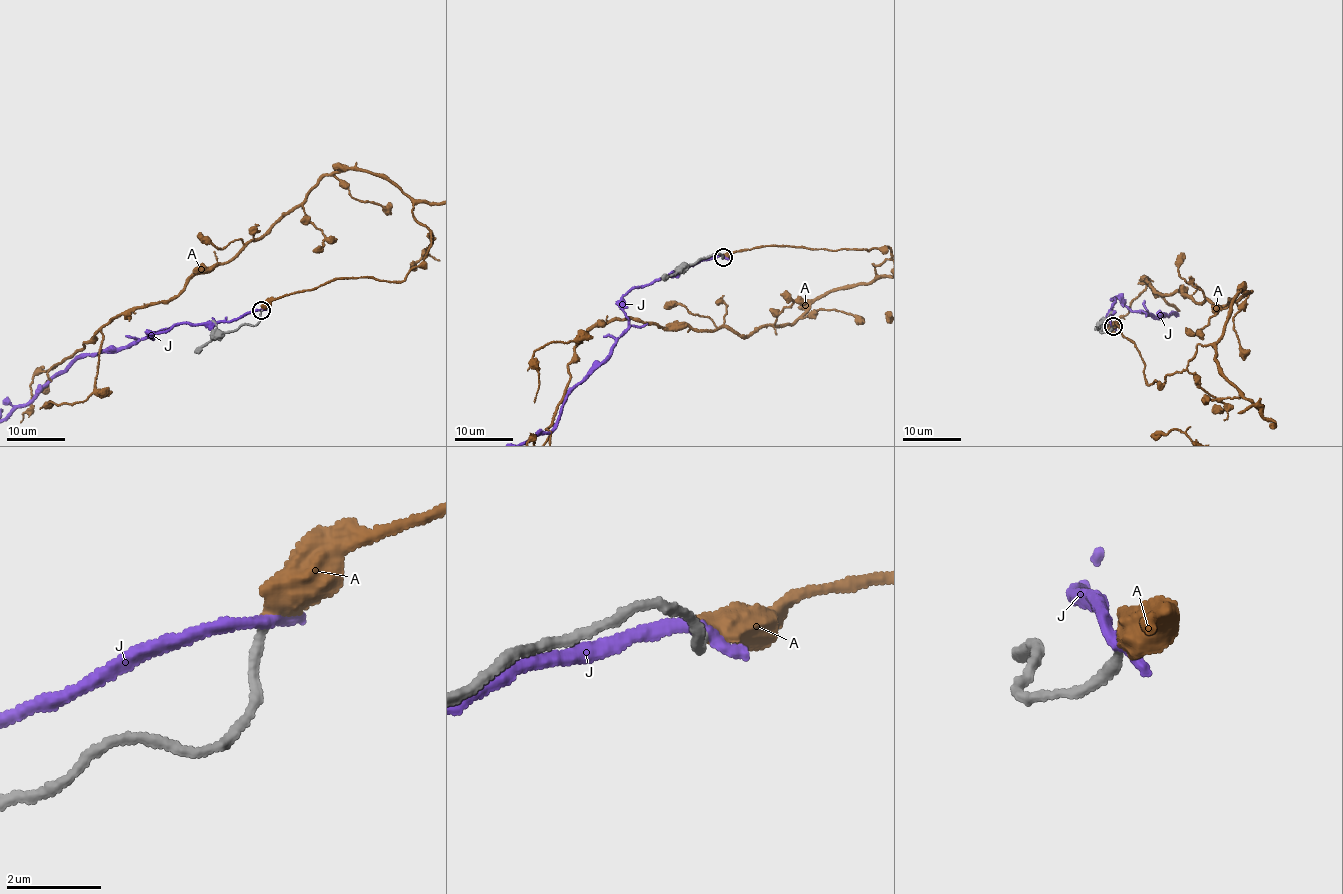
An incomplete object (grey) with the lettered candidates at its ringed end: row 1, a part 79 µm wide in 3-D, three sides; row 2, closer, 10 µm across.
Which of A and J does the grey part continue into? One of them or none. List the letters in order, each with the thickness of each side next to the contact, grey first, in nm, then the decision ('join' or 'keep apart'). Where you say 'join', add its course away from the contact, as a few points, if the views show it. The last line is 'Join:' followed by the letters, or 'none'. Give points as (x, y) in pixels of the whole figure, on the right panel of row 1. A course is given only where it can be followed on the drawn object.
A: 220/460 nm | join
J: 220/320 nm | keep apart
Join: A

